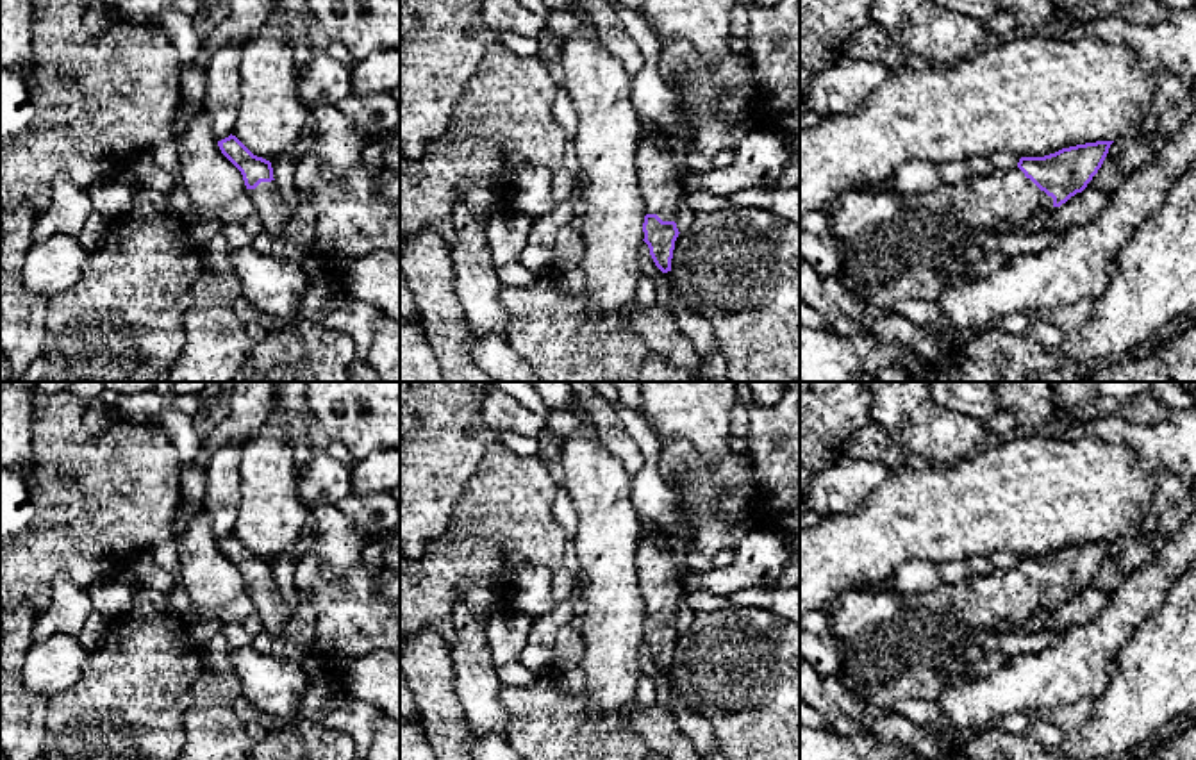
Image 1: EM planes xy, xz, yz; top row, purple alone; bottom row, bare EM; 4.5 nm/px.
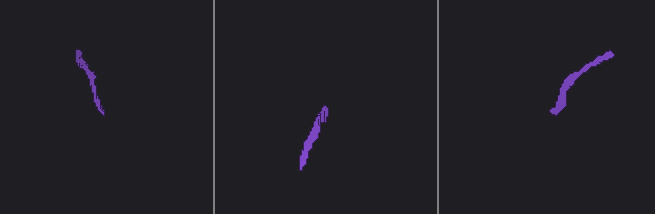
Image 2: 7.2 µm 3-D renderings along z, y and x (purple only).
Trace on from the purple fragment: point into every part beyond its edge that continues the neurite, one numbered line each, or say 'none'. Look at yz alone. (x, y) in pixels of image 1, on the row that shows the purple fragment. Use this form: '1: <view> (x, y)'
1: yz (882, 234)

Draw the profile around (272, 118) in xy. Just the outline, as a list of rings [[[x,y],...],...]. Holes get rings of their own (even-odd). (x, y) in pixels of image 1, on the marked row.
[[[253,37],[241,45],[241,107],[232,128],[253,155],[273,161],[287,153],[311,121],[296,95],[293,48],[277,37]]]

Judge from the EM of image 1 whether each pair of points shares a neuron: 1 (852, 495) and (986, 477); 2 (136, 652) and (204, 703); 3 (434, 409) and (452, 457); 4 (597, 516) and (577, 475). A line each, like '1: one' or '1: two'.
1: two
2: two
3: one
4: one

